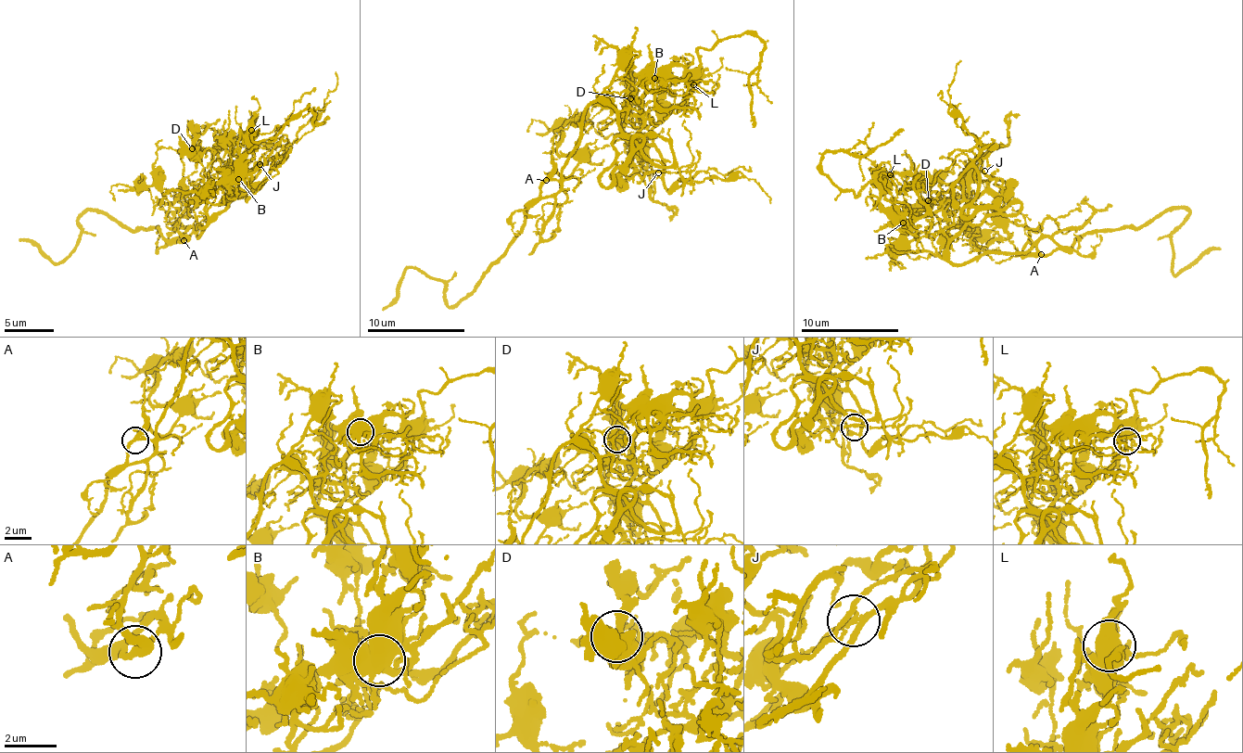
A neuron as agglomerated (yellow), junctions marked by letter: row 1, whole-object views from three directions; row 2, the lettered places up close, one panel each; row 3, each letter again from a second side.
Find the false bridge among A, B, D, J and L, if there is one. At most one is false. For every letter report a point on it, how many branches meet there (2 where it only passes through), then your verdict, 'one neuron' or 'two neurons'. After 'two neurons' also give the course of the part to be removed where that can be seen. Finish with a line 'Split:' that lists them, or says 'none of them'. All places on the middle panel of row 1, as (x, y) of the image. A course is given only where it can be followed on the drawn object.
A: (546, 180) | 3 | one neuron
B: (654, 78) | 6 | one neuron
D: (630, 98) | 5 | one neuron
J: (658, 172) | 3 | one neuron
L: (693, 84) | 3 | one neuron
Split: none of them

